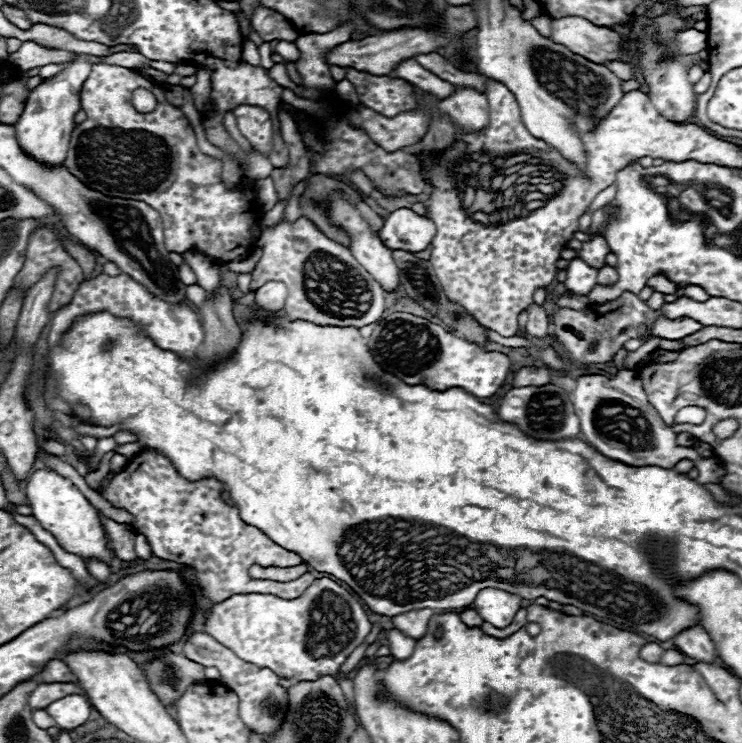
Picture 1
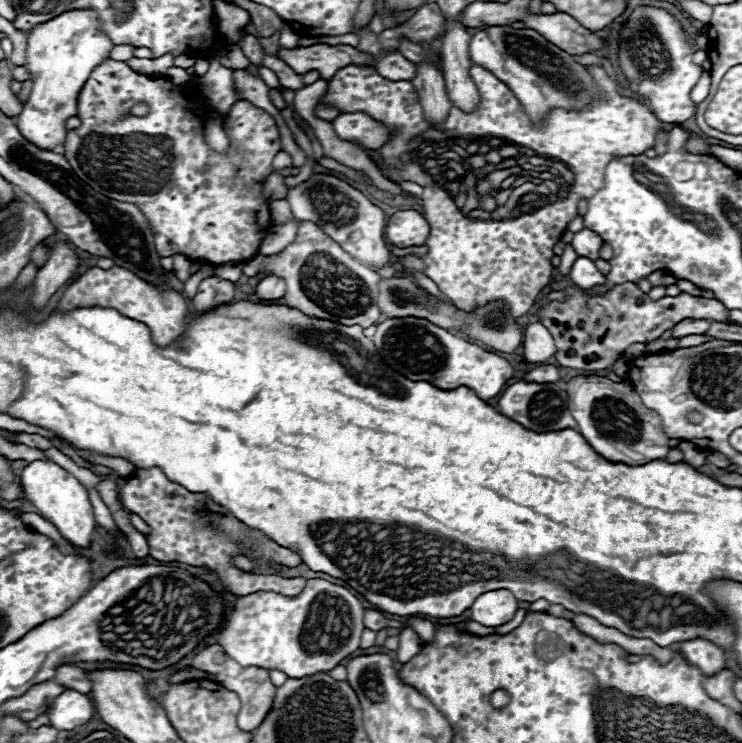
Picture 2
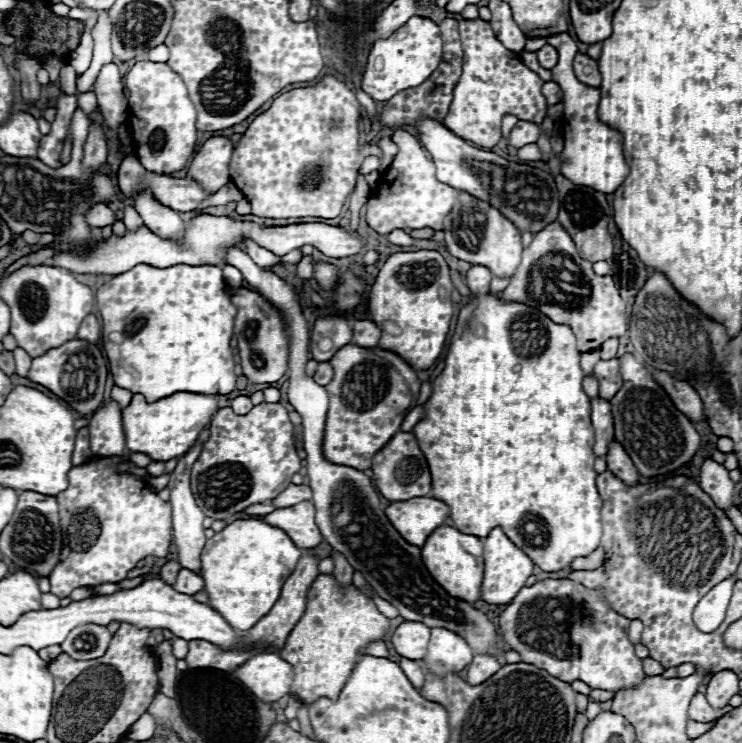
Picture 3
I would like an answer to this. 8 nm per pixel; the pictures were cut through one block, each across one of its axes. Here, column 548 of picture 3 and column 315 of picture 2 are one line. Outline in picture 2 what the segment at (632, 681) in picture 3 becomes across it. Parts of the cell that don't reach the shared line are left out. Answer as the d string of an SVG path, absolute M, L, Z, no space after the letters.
M308 580L300 596L290 598L276 592L254 592L238 596L218 630L218 644L240 666L280 670L290 678L328 672L358 650L364 632L364 606L358 598L328 580Z

